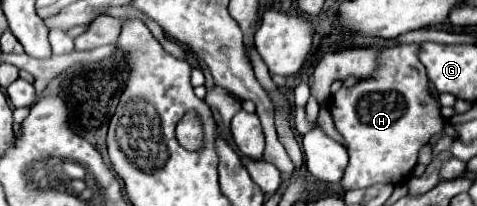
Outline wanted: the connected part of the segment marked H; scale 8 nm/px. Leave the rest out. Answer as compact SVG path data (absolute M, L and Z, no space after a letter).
M398 44L382 50L380 68L372 80L360 80L356 86L340 88L332 96L330 112L350 154L342 178L344 190L406 182L416 166L418 150L442 132L445 119L428 90L428 76L418 50L418 44Z

